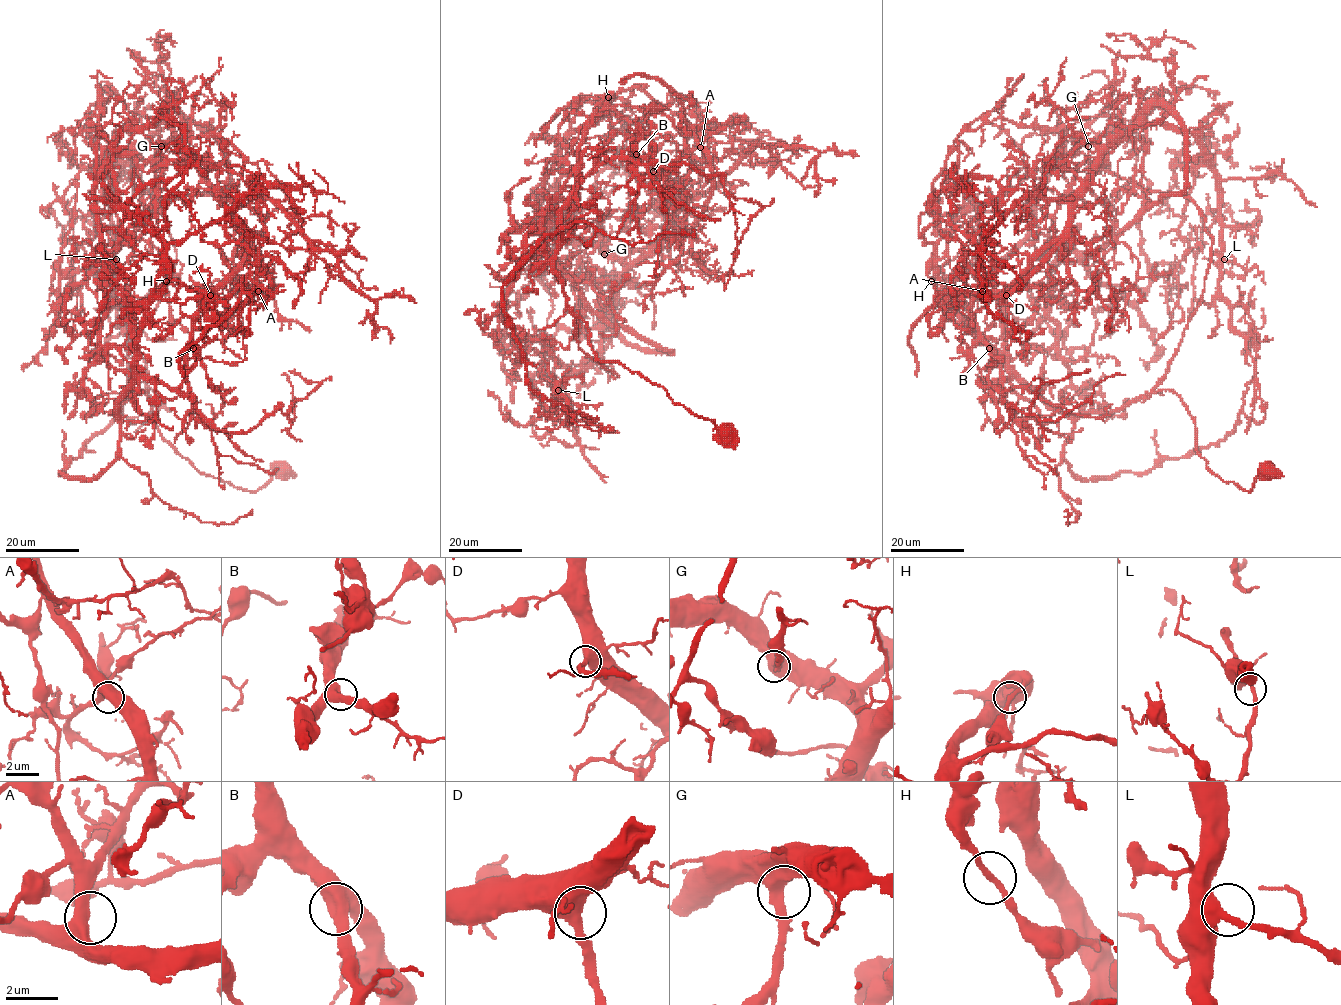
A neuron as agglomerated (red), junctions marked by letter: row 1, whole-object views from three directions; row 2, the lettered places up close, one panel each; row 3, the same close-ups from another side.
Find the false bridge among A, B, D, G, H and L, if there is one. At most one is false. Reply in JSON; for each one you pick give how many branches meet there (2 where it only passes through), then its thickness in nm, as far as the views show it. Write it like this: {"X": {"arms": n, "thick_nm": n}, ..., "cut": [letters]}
{"H": {"arms": 2, "thick_nm": 200}, "cut": ["H"]}

